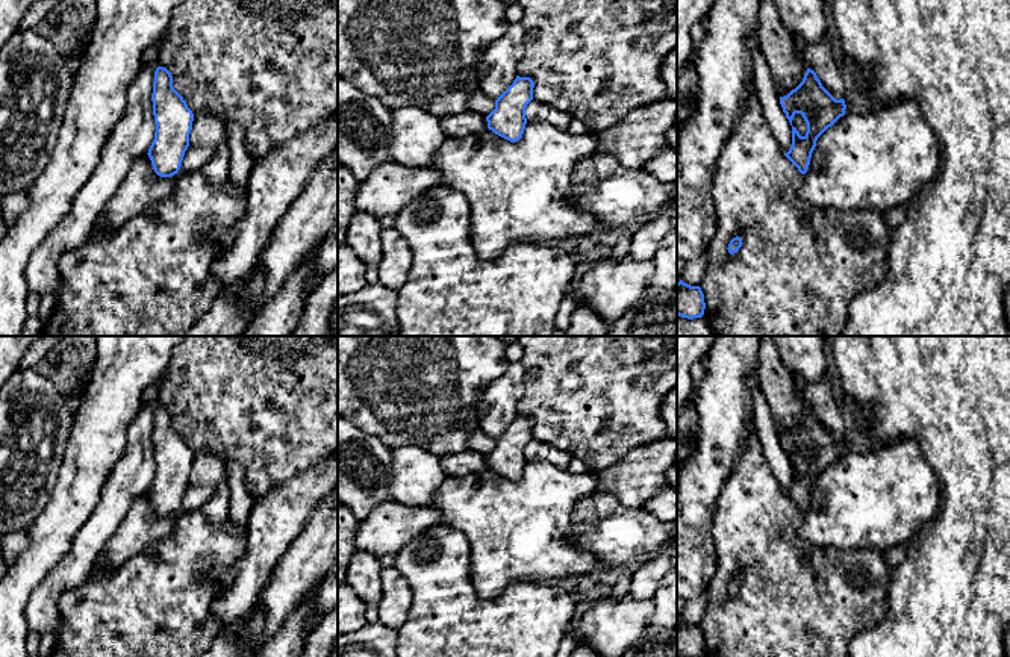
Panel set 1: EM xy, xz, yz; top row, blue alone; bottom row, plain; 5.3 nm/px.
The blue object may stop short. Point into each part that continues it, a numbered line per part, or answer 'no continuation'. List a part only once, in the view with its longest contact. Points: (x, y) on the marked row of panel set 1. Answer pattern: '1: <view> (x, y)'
no continuation

